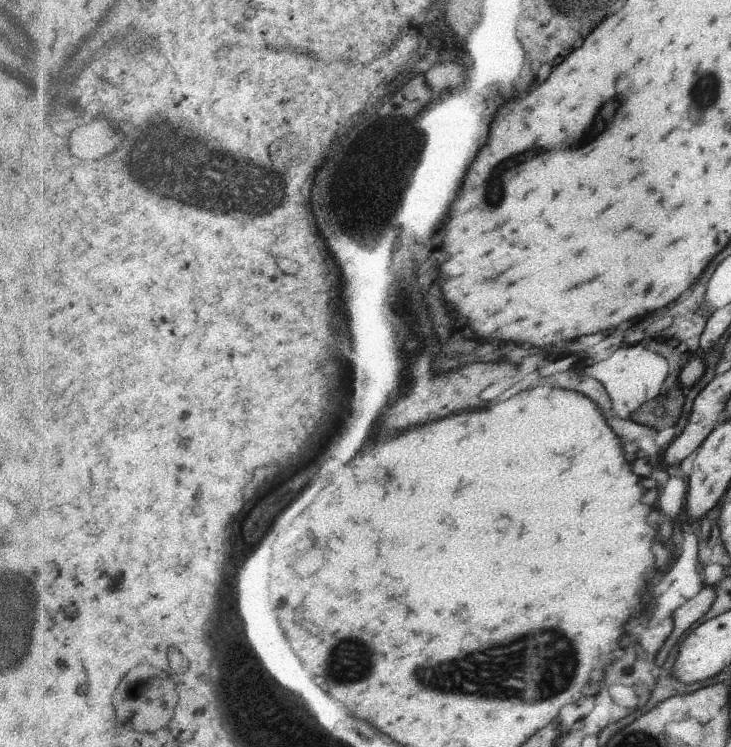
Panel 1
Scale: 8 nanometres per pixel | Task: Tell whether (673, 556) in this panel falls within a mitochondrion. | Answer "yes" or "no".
no

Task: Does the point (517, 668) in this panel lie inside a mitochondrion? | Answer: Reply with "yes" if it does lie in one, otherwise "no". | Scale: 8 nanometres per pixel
yes

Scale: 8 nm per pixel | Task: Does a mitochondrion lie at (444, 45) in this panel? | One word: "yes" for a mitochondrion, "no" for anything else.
no

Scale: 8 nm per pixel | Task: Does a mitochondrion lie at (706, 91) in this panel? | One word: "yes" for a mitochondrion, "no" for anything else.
yes

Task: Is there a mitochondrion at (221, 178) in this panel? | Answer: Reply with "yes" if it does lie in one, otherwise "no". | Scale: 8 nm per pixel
yes

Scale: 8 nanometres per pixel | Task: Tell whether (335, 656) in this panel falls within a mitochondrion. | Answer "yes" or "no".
yes

